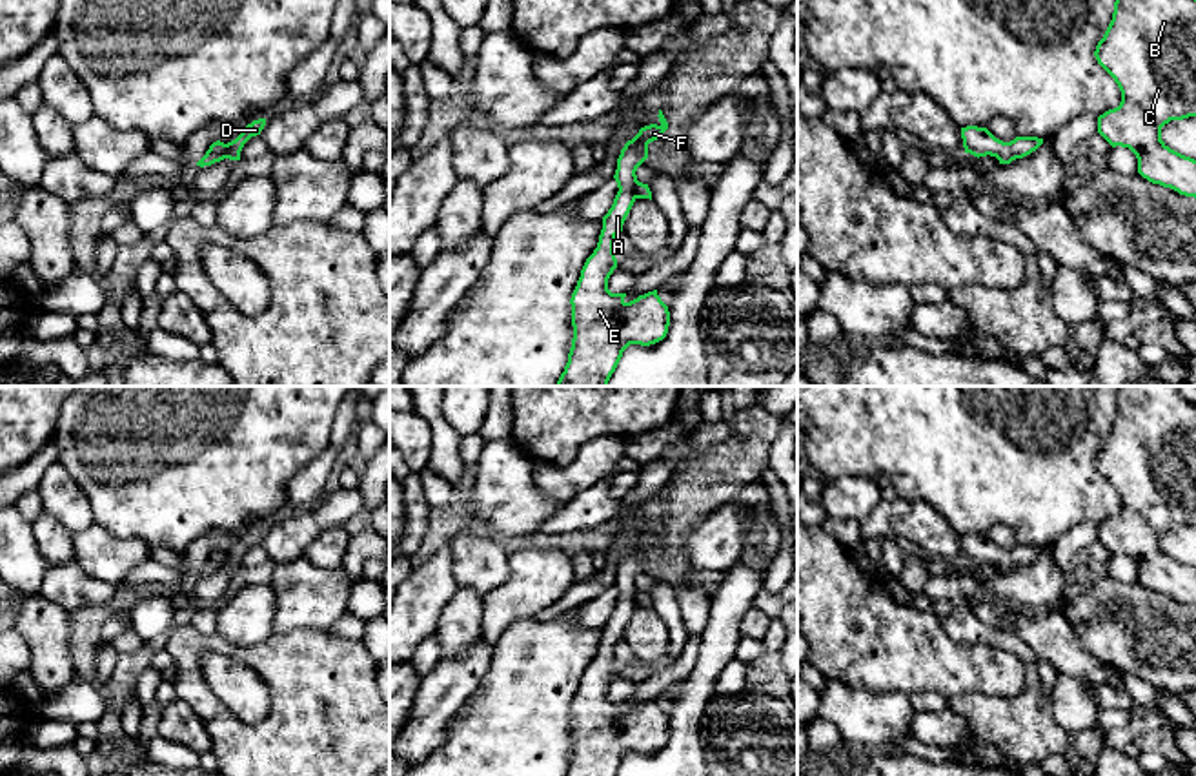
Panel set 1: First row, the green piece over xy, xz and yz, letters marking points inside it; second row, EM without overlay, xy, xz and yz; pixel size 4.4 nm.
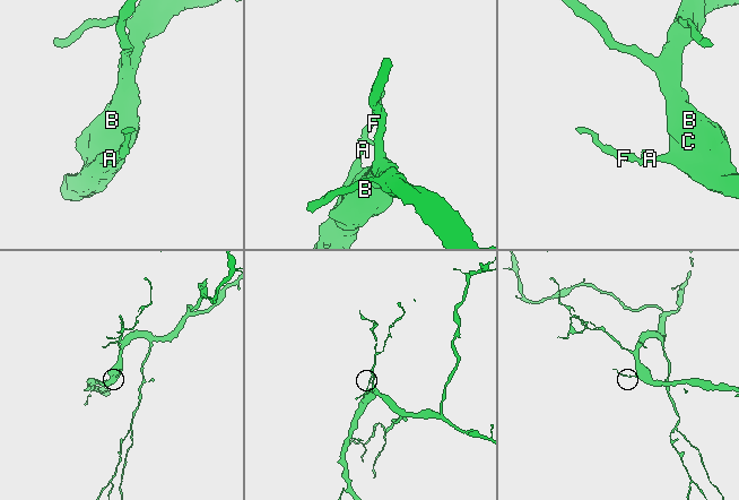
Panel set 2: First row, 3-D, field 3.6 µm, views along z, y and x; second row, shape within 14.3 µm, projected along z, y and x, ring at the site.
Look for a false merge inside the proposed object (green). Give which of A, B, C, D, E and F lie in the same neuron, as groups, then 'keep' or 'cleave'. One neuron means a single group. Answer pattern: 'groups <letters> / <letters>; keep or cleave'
groups A B C D E F; keep

